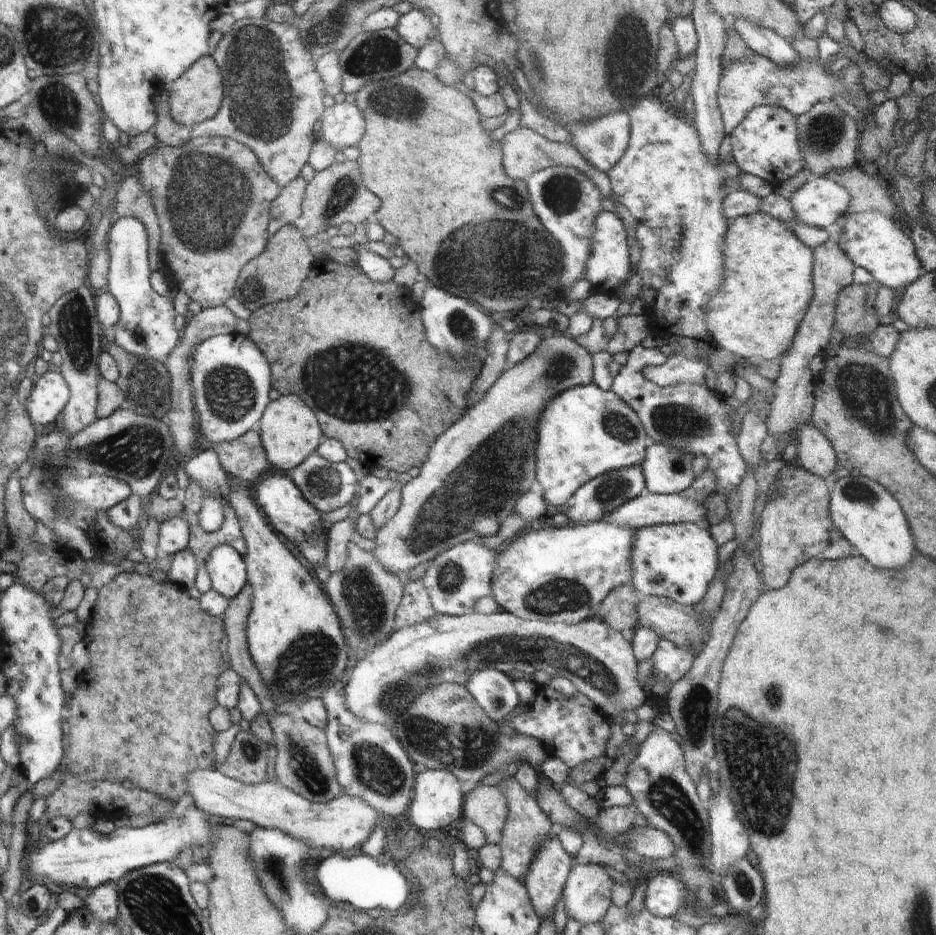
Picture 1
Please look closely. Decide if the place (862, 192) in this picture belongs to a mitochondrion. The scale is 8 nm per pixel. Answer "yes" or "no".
no

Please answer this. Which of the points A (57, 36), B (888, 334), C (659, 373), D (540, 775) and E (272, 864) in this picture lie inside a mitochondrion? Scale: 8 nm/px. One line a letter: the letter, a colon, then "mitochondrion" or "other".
A: mitochondrion
B: other
C: other
D: other
E: mitochondrion

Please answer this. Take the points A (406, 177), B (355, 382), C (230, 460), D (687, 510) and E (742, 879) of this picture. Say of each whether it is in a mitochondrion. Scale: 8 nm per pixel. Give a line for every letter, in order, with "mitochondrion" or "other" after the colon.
A: other
B: mitochondrion
C: other
D: other
E: mitochondrion

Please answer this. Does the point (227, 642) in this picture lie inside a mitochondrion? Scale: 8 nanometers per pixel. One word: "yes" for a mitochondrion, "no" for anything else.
no

